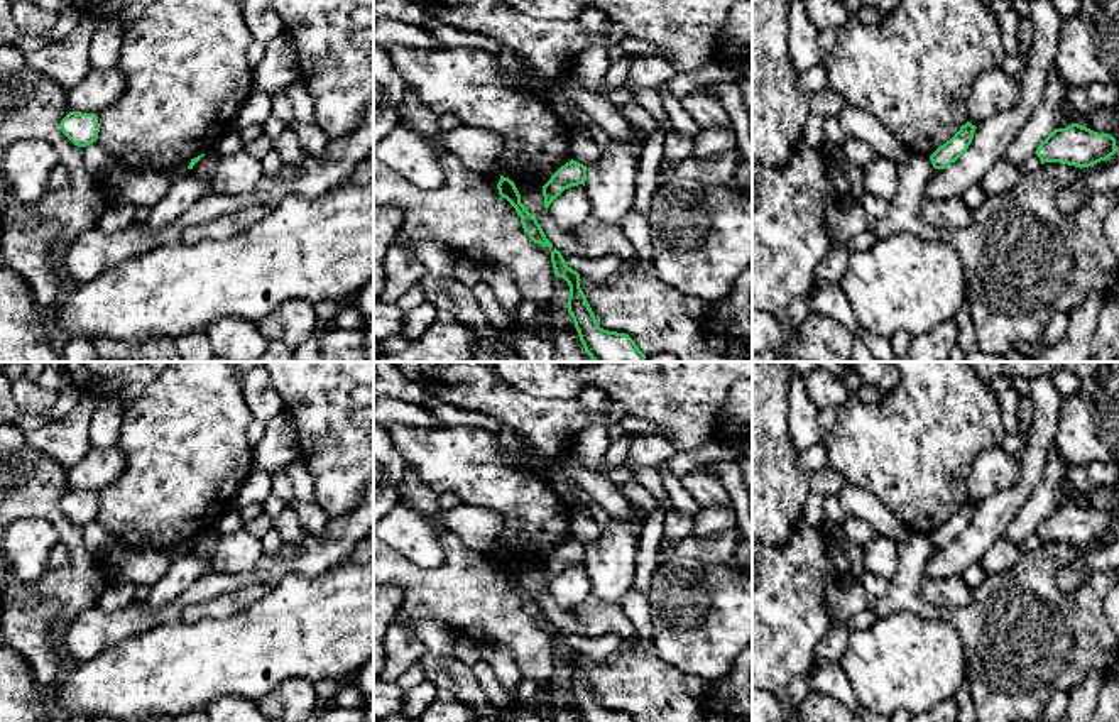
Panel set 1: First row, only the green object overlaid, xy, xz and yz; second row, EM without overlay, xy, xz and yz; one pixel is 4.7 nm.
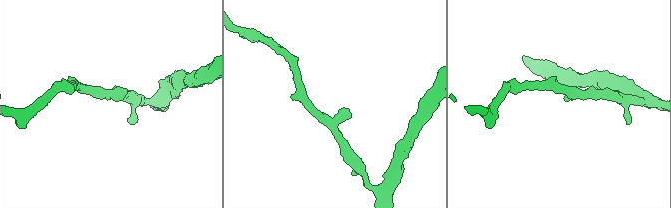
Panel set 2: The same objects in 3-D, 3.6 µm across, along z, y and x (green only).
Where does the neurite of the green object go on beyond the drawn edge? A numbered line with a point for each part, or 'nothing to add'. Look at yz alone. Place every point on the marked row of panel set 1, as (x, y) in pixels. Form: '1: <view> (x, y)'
nothing to add

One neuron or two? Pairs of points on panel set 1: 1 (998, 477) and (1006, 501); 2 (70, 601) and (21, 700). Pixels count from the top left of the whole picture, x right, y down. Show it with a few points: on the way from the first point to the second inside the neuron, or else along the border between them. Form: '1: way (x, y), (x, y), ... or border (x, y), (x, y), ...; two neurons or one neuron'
1: border (1021, 455), (1018, 481), (976, 504); two neurons
2: border (17, 650), (29, 663), (36, 685), (48, 695); two neurons

